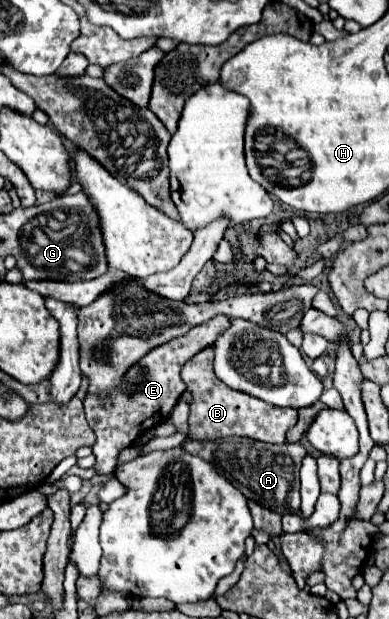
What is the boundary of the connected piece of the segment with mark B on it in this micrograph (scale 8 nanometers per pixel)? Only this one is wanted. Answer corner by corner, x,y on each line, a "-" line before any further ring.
207,347
189,359
181,371
187,389
193,395
189,413
189,437
197,441
211,441
229,435
249,437
263,443
285,443
285,433
297,423
297,409
273,407
247,393
233,391
223,385
213,373
213,349

